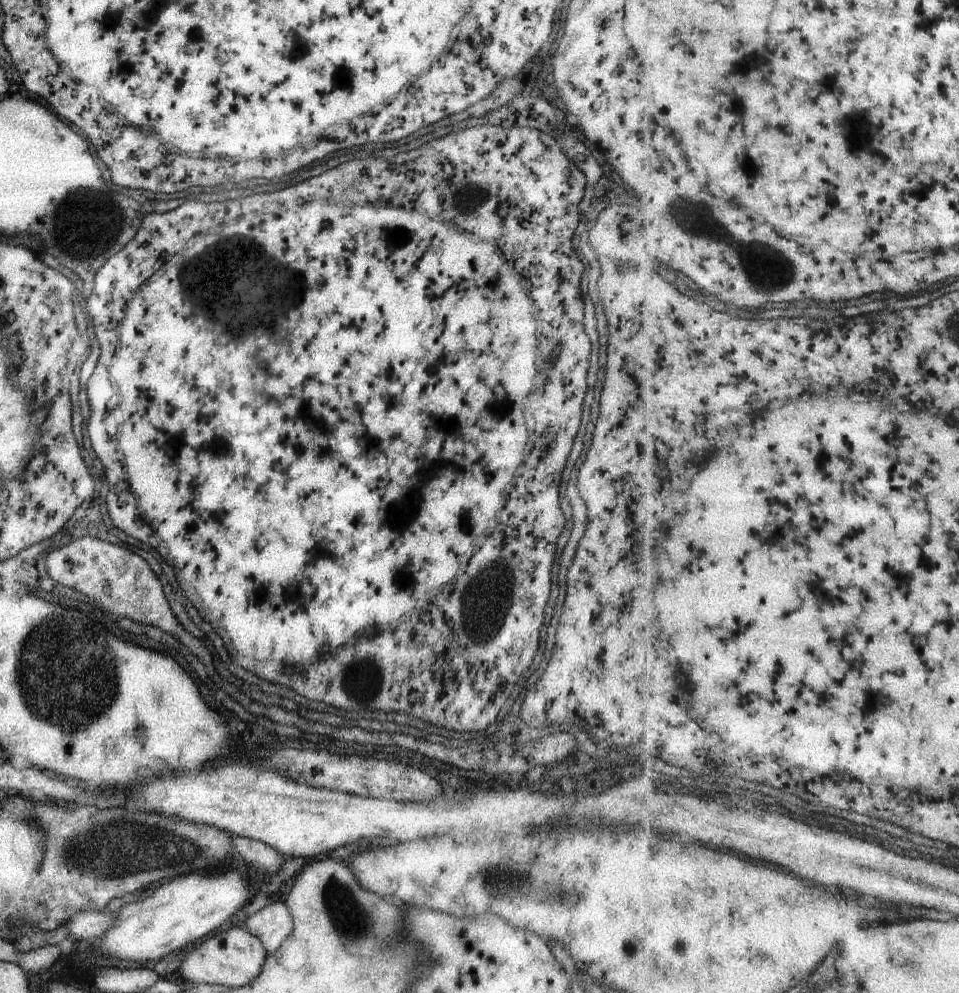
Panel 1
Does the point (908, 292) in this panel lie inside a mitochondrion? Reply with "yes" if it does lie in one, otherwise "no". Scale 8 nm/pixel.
no

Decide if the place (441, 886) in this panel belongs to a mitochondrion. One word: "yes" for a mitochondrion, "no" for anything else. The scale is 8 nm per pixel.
no

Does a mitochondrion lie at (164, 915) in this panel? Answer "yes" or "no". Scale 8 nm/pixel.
no

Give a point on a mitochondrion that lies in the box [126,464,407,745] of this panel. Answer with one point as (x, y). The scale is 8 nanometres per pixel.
(358, 671)

